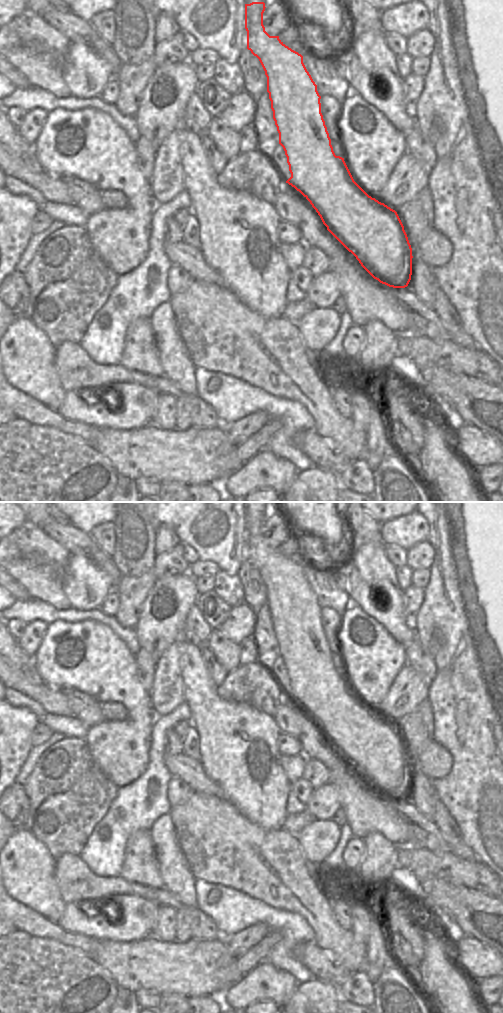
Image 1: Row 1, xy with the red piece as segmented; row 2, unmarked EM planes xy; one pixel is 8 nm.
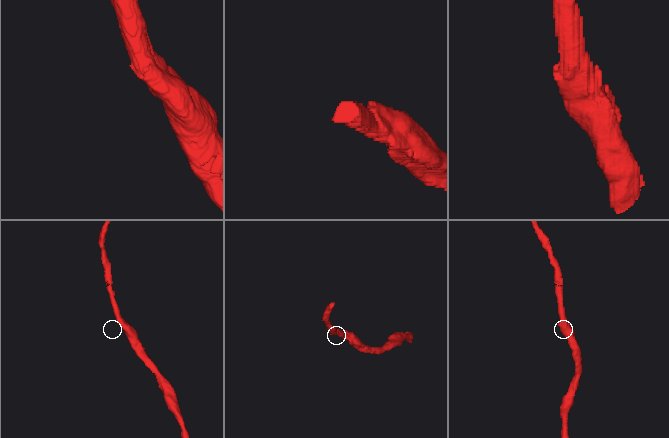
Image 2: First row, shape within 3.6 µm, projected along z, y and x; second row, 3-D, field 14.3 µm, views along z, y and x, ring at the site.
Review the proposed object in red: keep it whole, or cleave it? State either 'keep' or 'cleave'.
cleave

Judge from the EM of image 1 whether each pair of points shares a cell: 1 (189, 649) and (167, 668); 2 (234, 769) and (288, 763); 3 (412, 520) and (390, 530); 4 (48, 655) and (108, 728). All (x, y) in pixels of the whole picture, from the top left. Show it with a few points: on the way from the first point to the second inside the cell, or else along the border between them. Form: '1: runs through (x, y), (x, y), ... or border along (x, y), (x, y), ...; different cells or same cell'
1: border along (184, 642), (179, 659), (182, 680); different cells
2: border along (278, 756), (278, 762), (290, 783); different cells
3: runs through (407, 525), (402, 530), (395, 530); same cell
4: runs through (79, 669), (94, 669), (135, 710), (135, 717); same cell

